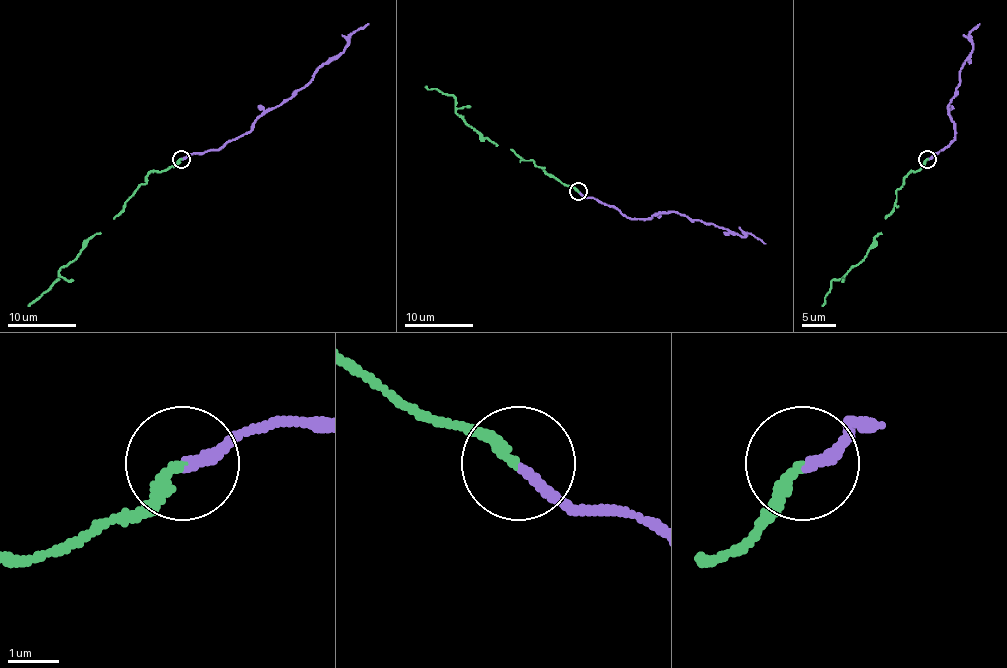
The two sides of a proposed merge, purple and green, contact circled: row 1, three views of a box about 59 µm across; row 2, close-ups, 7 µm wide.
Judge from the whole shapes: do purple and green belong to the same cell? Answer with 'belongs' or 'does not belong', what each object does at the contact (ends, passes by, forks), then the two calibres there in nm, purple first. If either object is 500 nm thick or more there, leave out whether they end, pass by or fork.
belongs; purple ends there; green ends there; 220 nm thick on the purple side, 240 nm on the other

